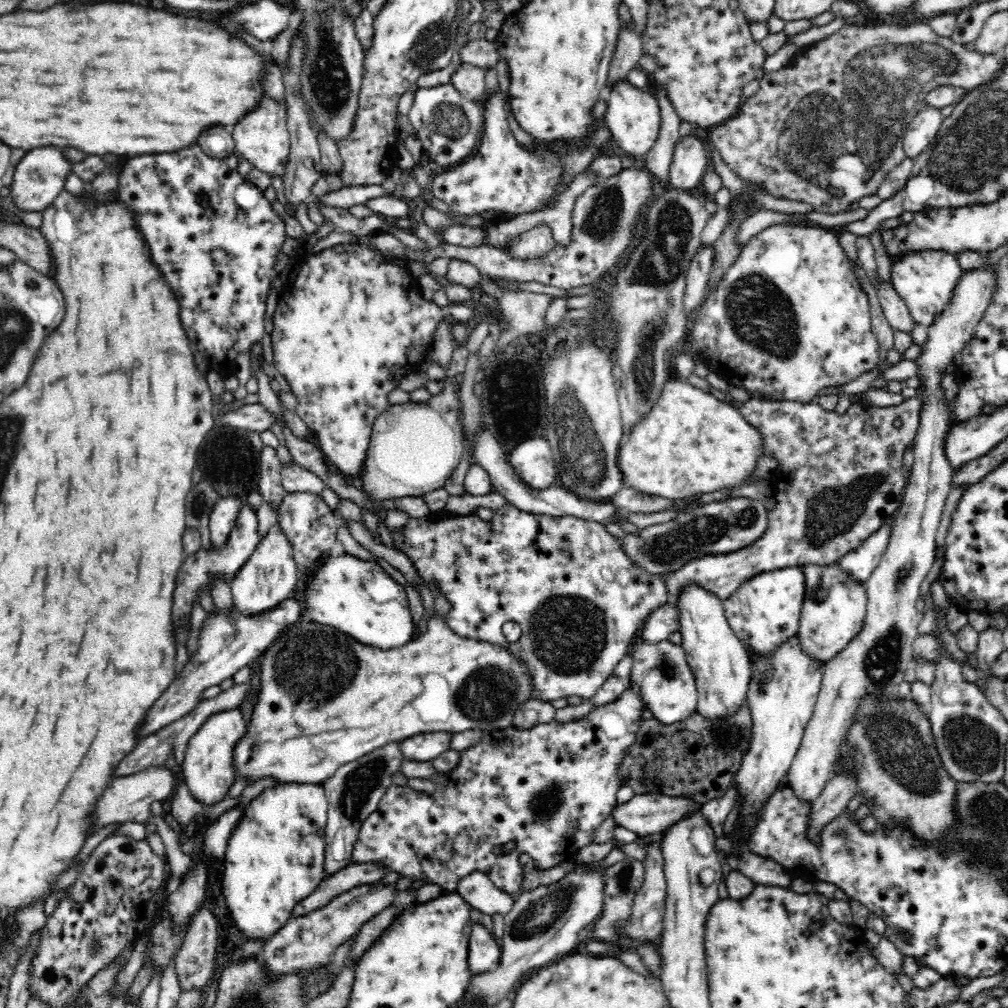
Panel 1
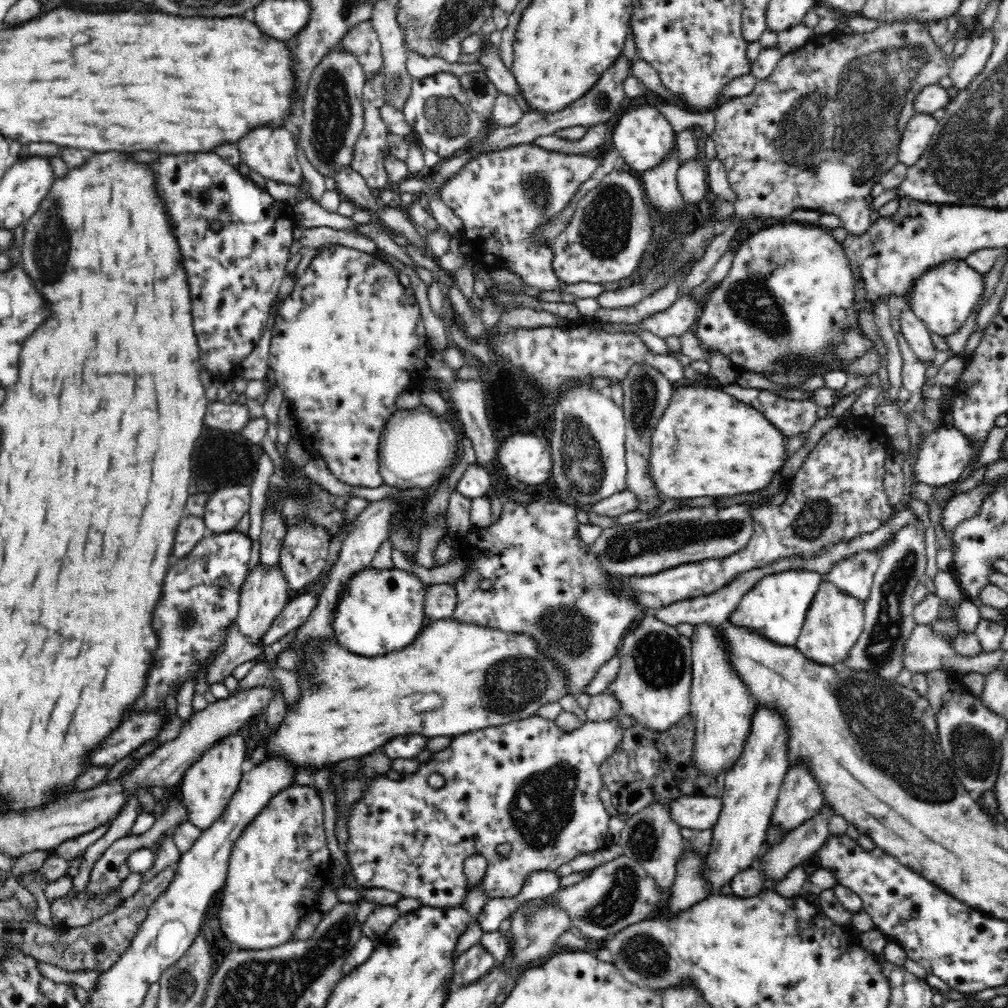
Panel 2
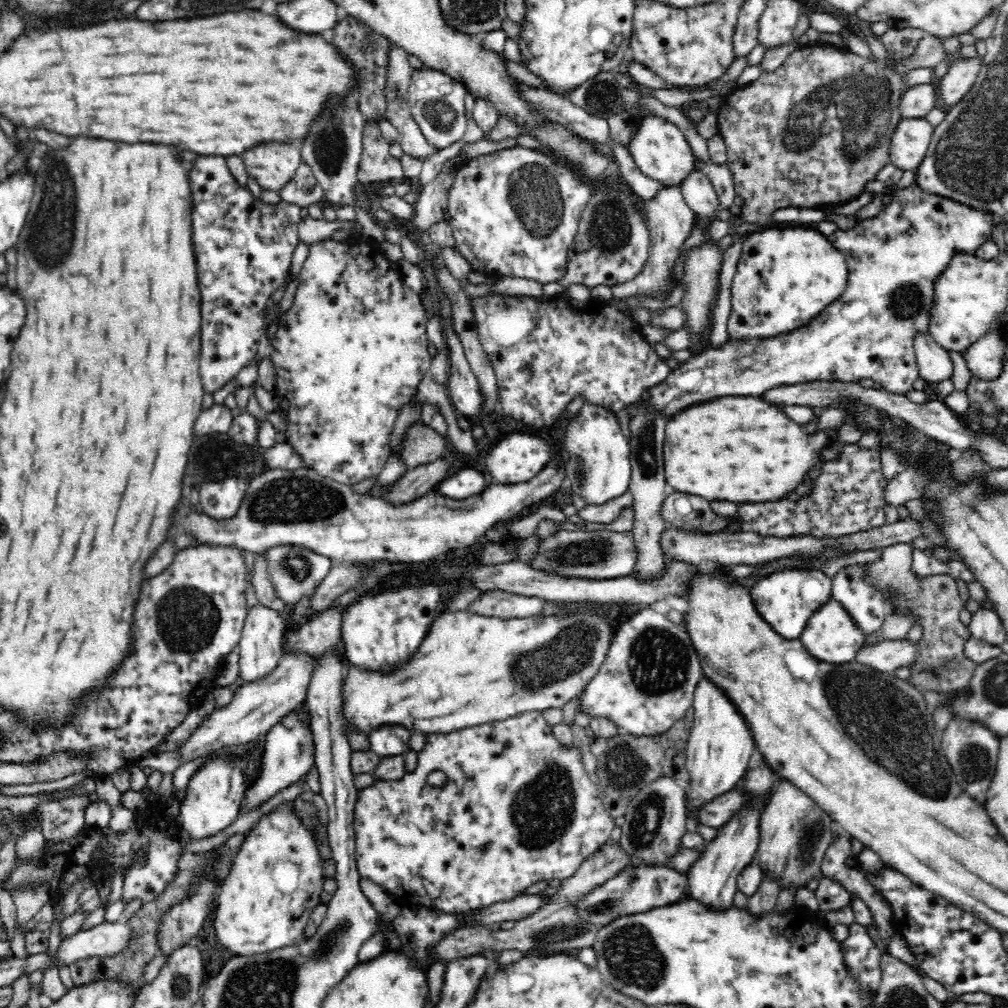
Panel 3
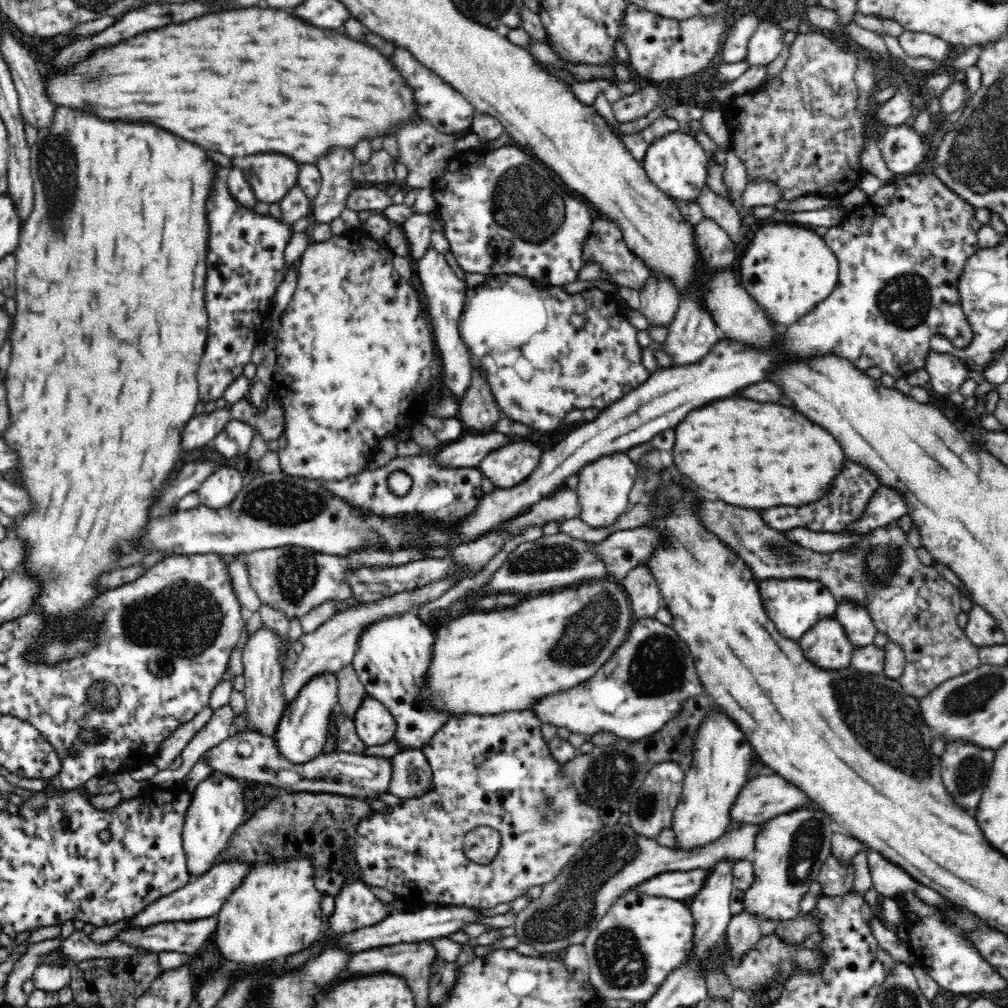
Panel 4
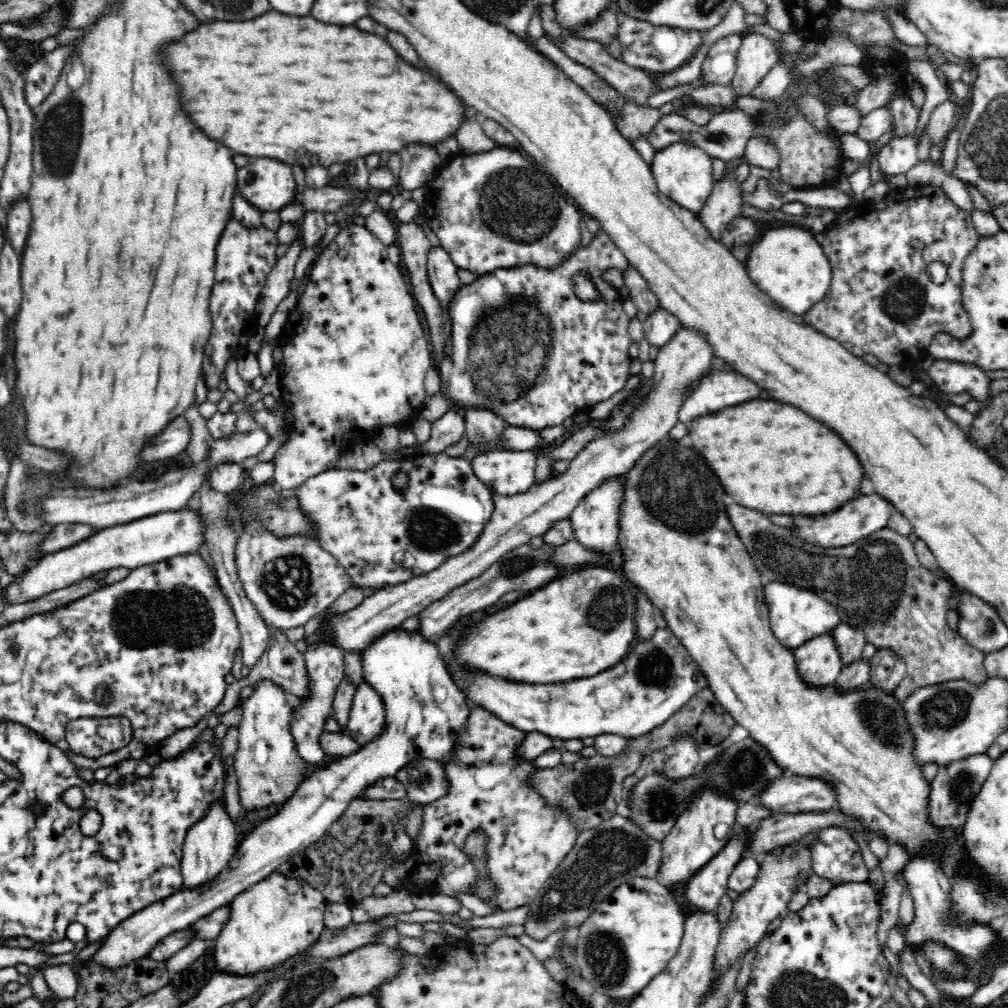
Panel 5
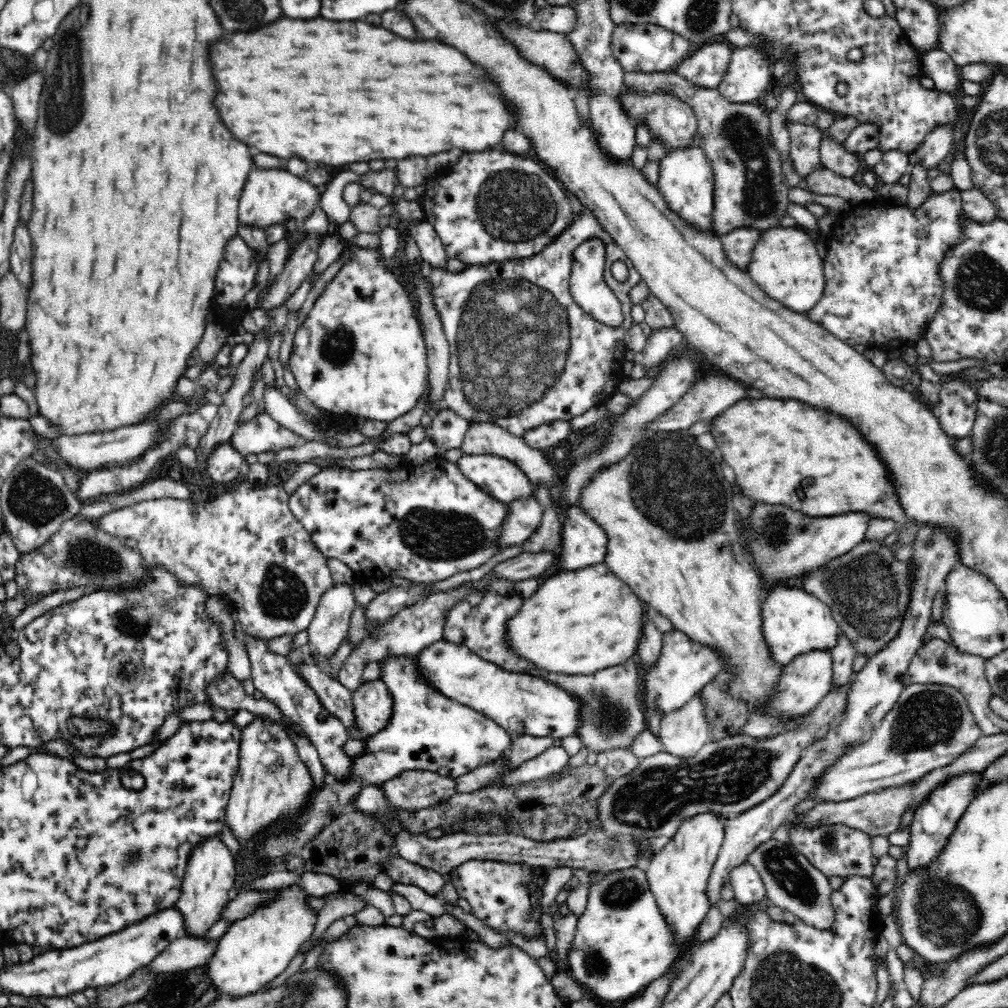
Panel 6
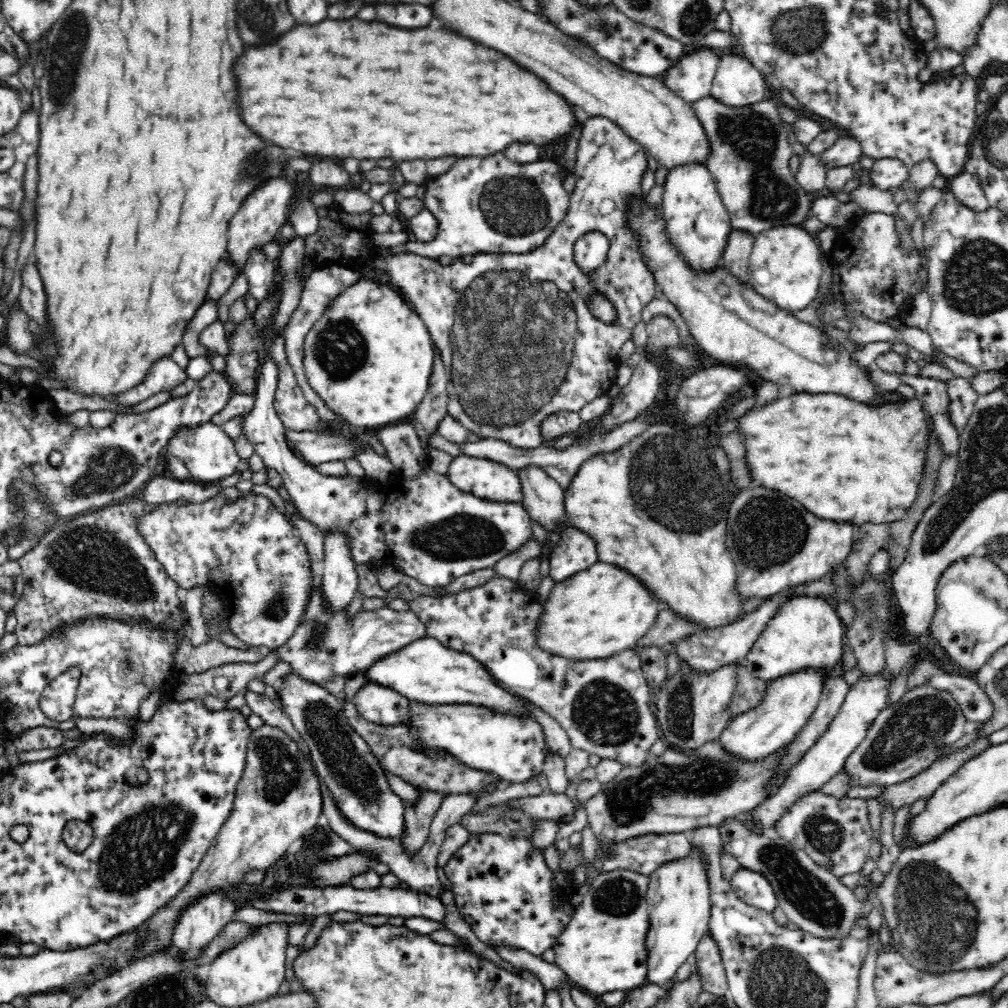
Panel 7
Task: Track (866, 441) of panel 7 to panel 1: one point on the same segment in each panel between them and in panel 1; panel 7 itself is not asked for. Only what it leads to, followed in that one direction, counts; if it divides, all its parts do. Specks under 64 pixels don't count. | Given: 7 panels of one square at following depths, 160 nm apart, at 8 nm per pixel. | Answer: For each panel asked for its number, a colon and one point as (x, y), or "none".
1: (690, 442)
2: (706, 443)
3: (740, 449)
4: (753, 455)
5: (769, 456)
6: (783, 452)

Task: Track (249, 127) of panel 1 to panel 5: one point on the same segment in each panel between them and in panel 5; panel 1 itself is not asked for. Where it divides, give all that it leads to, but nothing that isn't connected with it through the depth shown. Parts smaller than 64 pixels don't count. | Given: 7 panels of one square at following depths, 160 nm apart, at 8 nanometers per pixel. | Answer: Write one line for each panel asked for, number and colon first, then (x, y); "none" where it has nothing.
2: (271, 152)
3: (273, 164)
4: (271, 176)
5: (268, 185)

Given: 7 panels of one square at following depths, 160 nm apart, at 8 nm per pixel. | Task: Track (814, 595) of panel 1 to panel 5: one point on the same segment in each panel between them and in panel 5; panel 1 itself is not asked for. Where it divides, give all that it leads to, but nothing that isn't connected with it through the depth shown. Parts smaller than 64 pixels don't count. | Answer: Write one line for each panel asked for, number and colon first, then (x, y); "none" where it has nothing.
2: (835, 620)
3: (830, 635)
4: (825, 644)
5: (818, 661)

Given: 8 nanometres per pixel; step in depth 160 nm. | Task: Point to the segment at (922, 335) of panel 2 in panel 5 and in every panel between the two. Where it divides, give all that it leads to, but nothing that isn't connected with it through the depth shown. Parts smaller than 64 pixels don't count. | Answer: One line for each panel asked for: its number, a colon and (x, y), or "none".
3: (934, 365)
4: (947, 373)
5: (951, 377)

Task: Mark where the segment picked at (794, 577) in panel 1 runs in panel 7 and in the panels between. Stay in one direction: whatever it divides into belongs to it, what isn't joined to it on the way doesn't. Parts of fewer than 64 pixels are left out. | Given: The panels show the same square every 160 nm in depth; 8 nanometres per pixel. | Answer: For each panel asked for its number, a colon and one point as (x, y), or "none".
2: (775, 607)
3: (786, 599)
4: (794, 604)
5: (796, 614)
6: (794, 622)
7: (804, 631)

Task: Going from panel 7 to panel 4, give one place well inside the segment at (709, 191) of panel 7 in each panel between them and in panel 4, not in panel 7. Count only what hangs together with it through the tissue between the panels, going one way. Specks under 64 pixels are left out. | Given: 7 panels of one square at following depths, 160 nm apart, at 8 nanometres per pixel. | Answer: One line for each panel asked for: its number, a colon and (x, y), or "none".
4: (675, 162)
5: (683, 172)
6: (686, 181)

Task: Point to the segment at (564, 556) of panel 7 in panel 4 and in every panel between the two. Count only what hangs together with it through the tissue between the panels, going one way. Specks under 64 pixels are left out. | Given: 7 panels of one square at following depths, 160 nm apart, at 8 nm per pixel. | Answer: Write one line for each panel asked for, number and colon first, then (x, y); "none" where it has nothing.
4: (603, 486)
5: (595, 521)
6: (585, 542)

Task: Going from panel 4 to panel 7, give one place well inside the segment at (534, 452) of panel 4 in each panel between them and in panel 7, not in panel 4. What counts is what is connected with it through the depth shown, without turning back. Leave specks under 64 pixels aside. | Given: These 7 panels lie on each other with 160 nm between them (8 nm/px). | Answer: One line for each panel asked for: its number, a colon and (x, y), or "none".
5: (507, 473)
6: (501, 478)
7: (484, 478)

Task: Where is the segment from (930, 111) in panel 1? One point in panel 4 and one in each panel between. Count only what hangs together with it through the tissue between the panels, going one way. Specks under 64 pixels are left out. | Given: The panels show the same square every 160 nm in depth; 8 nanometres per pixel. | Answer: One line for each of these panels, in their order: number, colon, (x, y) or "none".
2: (915, 139)
3: (909, 143)
4: (902, 147)

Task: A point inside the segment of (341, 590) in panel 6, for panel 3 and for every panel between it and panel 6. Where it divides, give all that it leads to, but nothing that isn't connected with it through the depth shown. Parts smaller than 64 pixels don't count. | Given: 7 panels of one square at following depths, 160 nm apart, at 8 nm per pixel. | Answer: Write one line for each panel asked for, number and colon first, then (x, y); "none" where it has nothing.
3: (288, 750)
4: (302, 732)
5: (324, 661)

